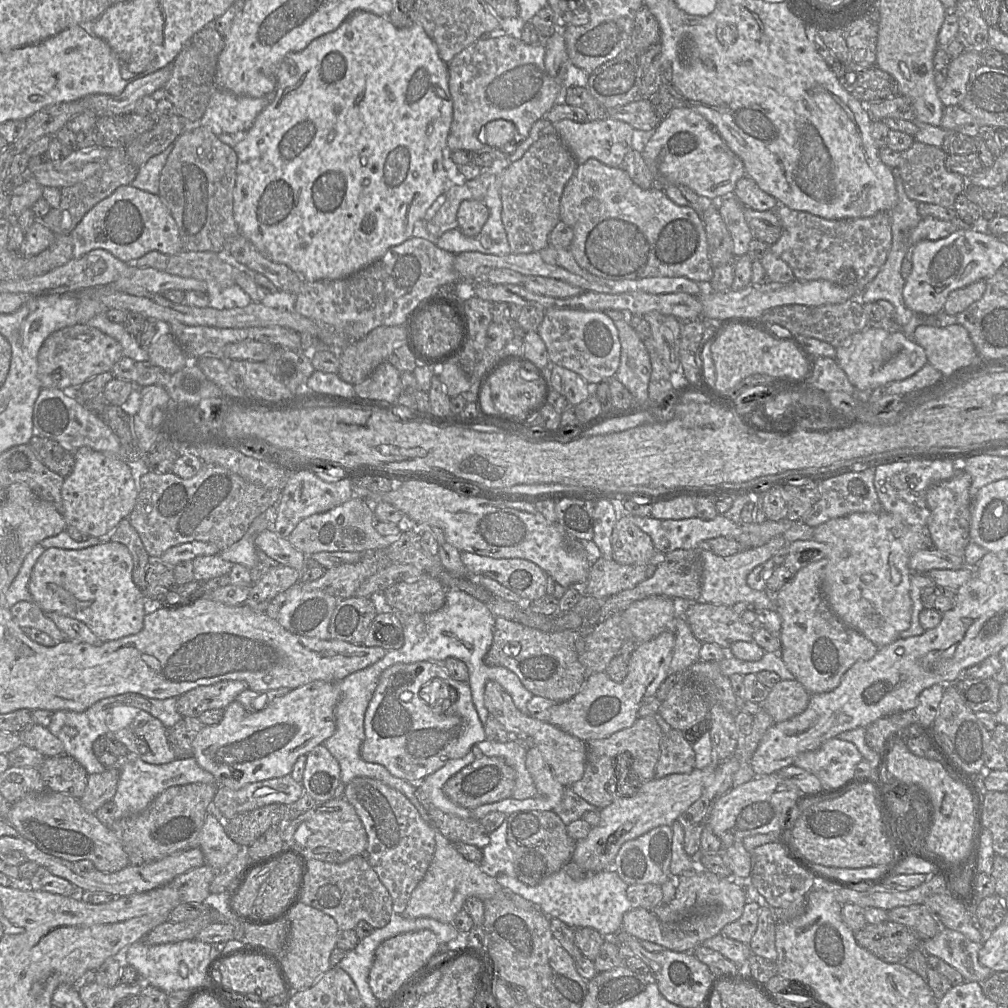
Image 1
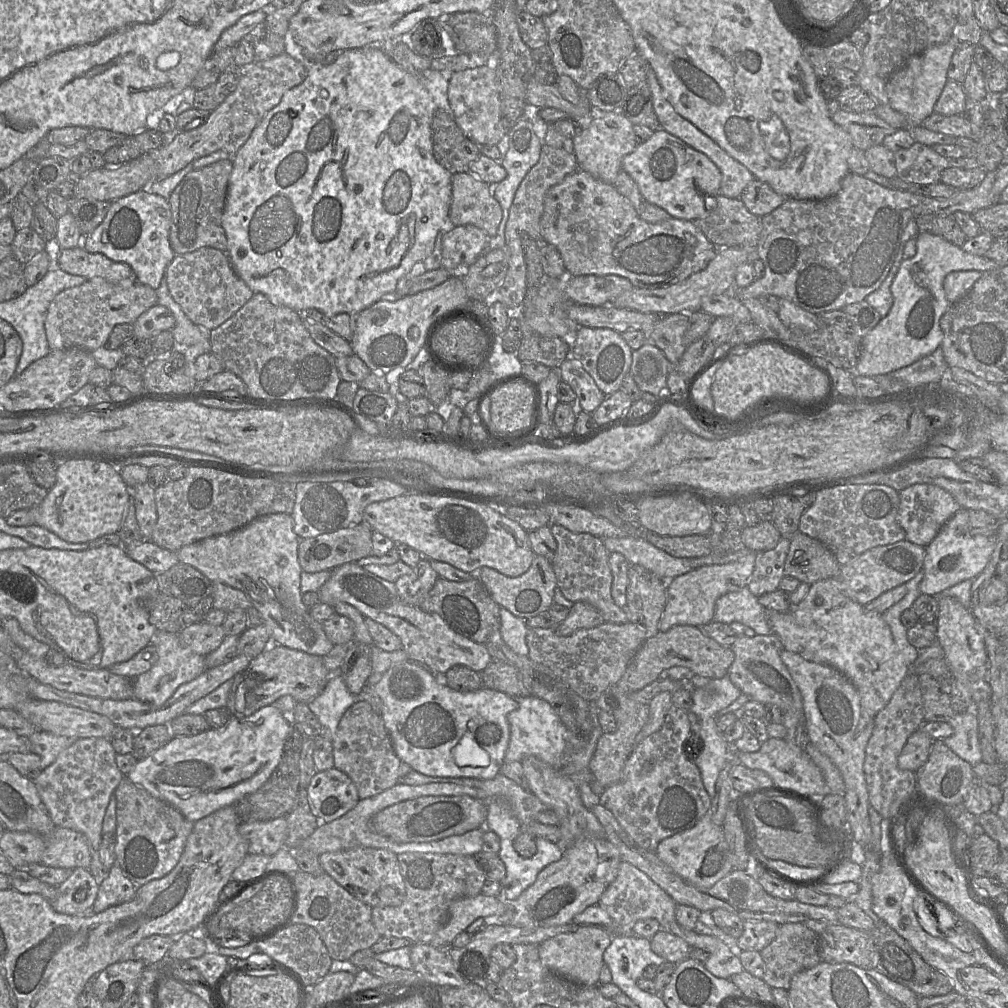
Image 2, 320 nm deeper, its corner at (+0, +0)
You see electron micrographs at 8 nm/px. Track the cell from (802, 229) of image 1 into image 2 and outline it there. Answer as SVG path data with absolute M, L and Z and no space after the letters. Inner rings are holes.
M996 171L983 172L980 183L971 189L958 190L949 198L931 198L919 194L883 187L861 175L848 173L837 194L823 200L798 200L785 202L762 217L762 231L755 250L755 257L762 260L765 274L745 288L733 287L733 294L741 301L774 295L787 299L802 309L821 314L840 310L845 306L865 300L877 290L887 277L899 250L906 225L920 215L953 215L961 211L973 214L992 206L992 187Z

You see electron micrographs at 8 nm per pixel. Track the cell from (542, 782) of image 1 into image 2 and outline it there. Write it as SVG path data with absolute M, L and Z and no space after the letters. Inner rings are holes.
M483 827L483 828L477 828L477 829L468 831L468 832L462 834L462 835L449 836L449 837L443 838L441 840L436 840L436 841L431 841L431 842L408 842L408 843L402 843L402 849L404 851L402 851L402 852L395 852L395 851L393 851L393 853L399 854L399 853L403 853L403 852L419 852L419 853L439 853L439 854L456 854L456 855L469 855L469 856L474 856L475 854L477 854L479 851L482 850L483 835L484 835L485 831L486 831L486 829L485 829L485 827Z

